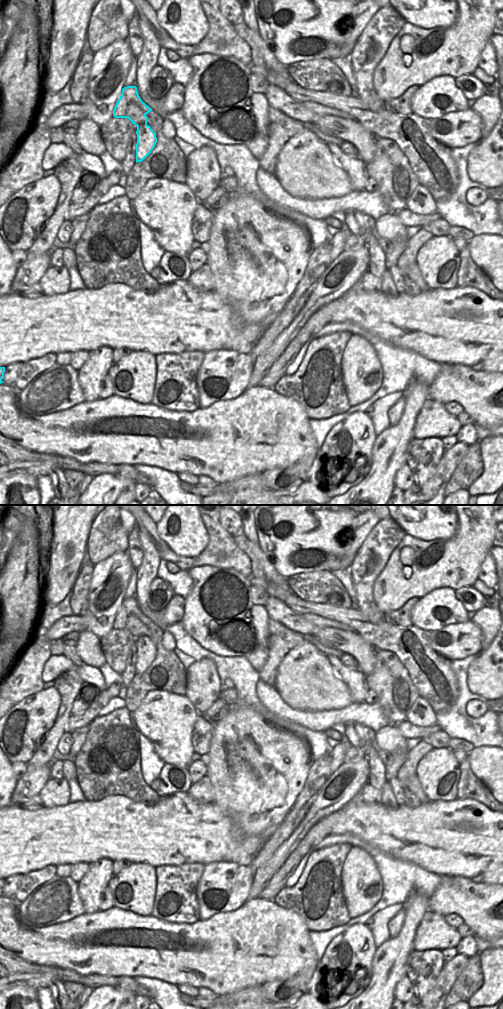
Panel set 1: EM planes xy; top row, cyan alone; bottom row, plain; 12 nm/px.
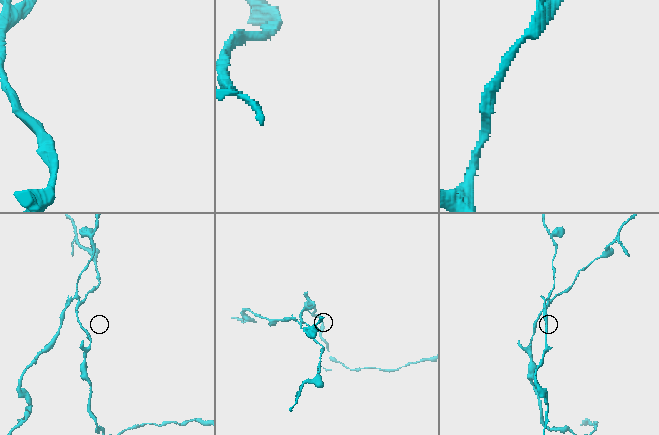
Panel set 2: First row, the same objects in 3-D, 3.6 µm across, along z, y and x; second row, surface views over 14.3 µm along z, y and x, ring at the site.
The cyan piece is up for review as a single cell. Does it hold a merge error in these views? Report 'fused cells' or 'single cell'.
fused cells

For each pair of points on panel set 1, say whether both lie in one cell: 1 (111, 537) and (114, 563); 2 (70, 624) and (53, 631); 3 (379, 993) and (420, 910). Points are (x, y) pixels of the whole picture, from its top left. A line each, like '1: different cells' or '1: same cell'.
1: different cells
2: same cell
3: same cell

